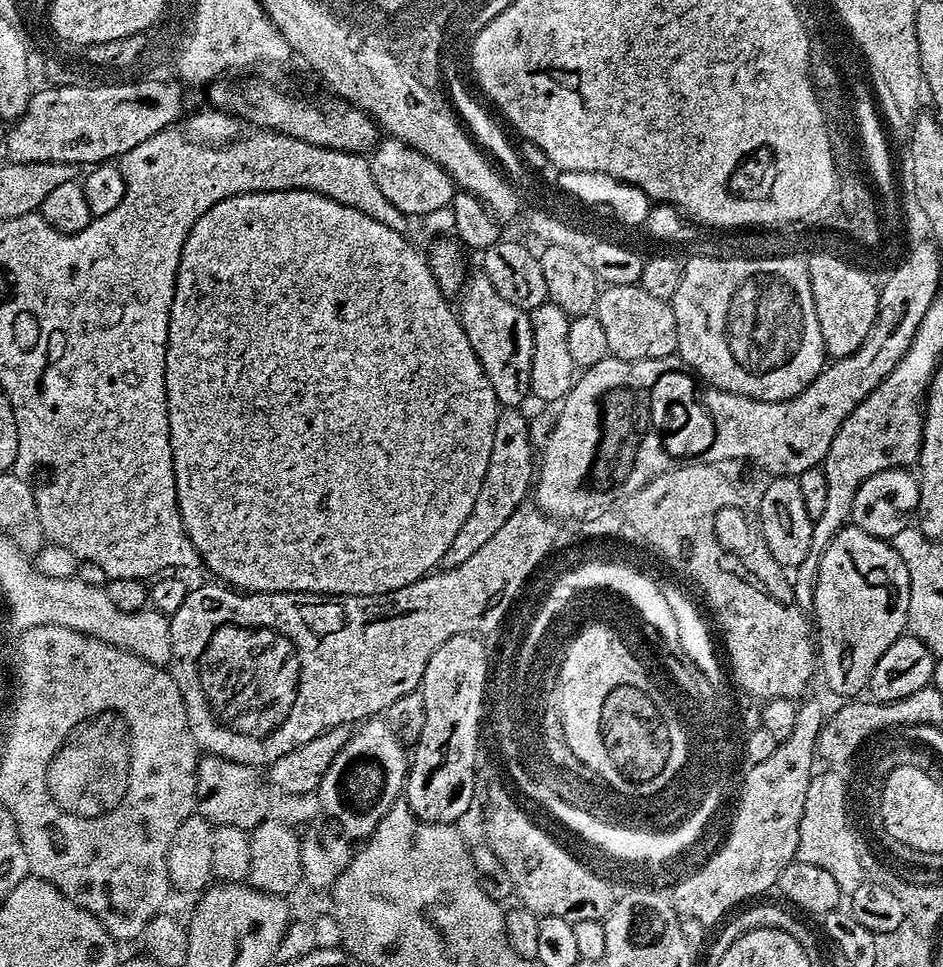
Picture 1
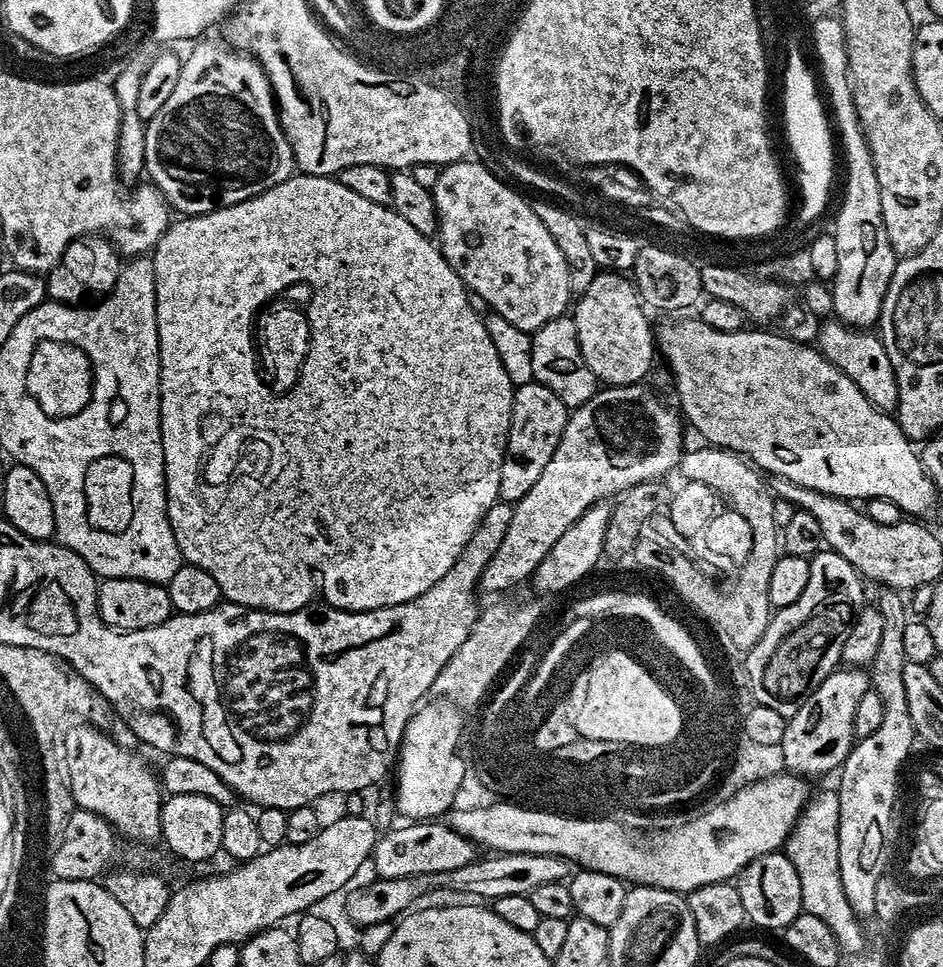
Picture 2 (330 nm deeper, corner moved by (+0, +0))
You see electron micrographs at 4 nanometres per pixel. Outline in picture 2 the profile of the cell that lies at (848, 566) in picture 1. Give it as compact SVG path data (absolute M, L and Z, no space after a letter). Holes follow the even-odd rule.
M837 670L833 676L826 678L826 682L822 682L822 686L814 694L814 698L810 698L810 702L806 702L806 706L802 706L802 710L798 710L798 714L788 720L788 729L783 743L787 771L803 778L828 776L831 772L839 773L857 743L856 715L858 706L869 691L870 676L864 670Z

